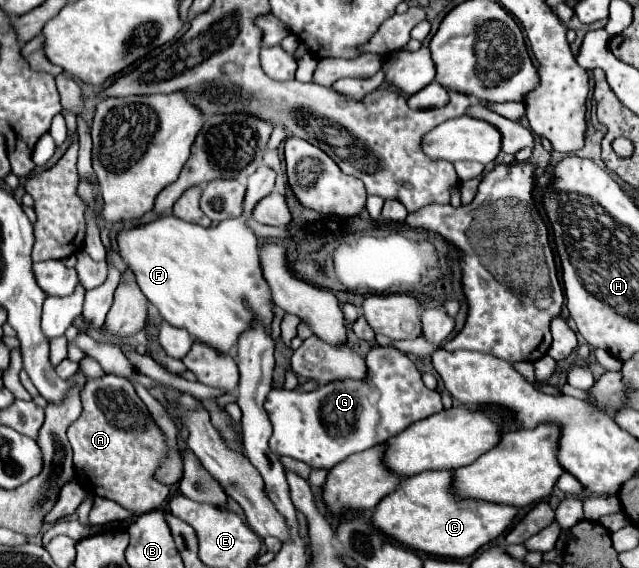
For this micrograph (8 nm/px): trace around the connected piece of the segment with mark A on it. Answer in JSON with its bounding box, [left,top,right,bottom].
[68,375,170,515]

